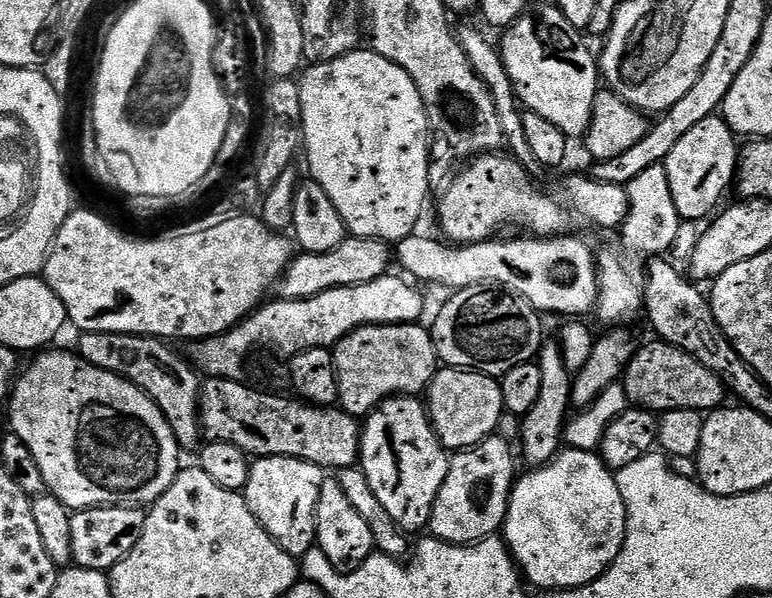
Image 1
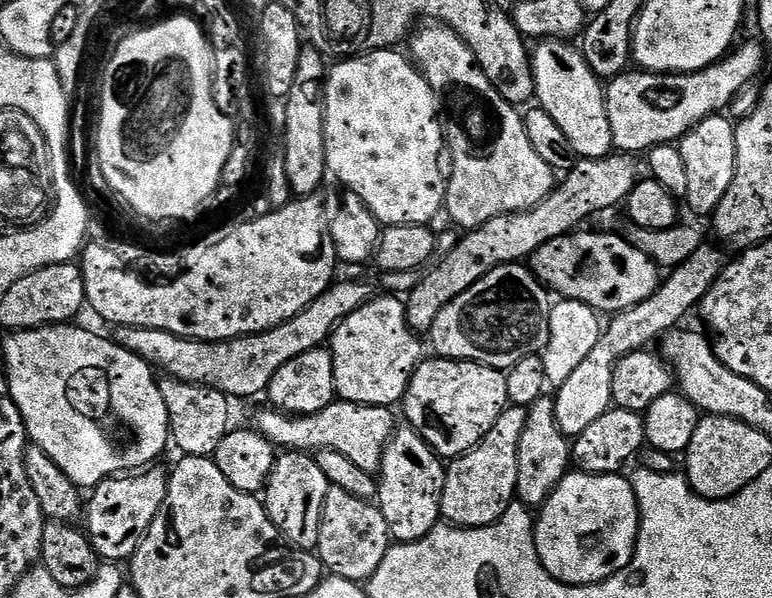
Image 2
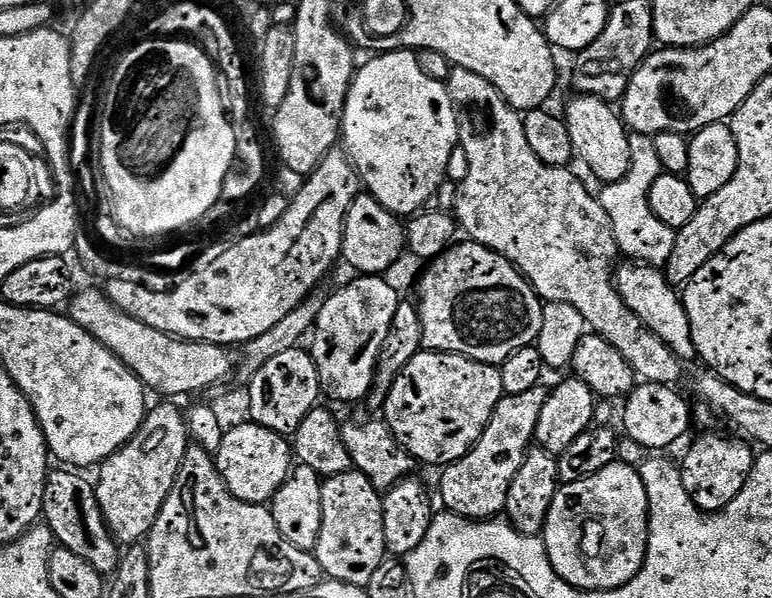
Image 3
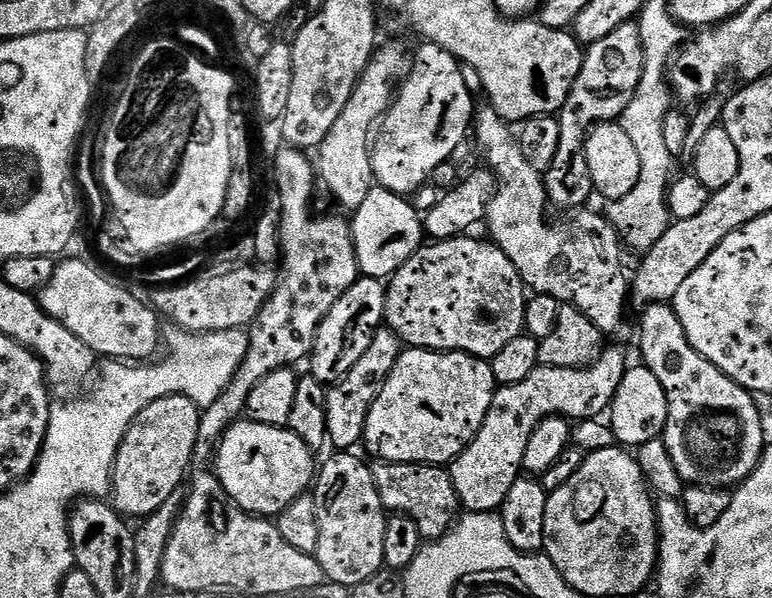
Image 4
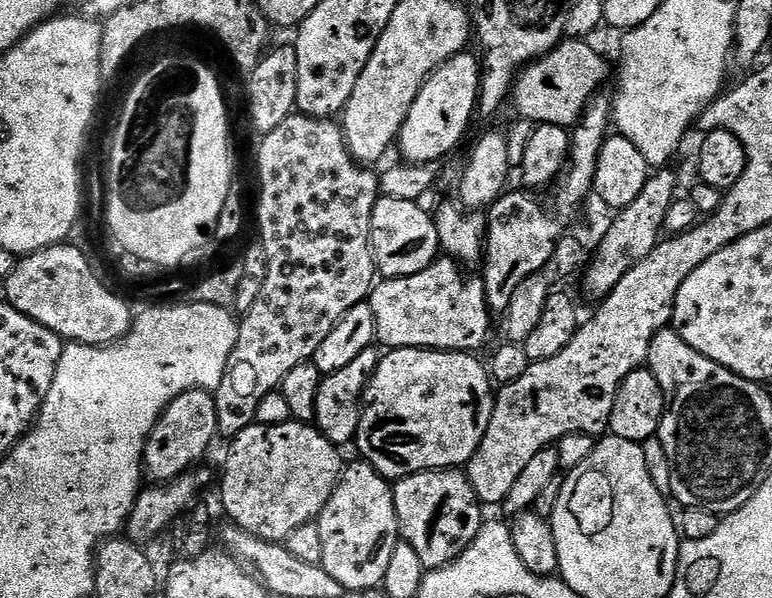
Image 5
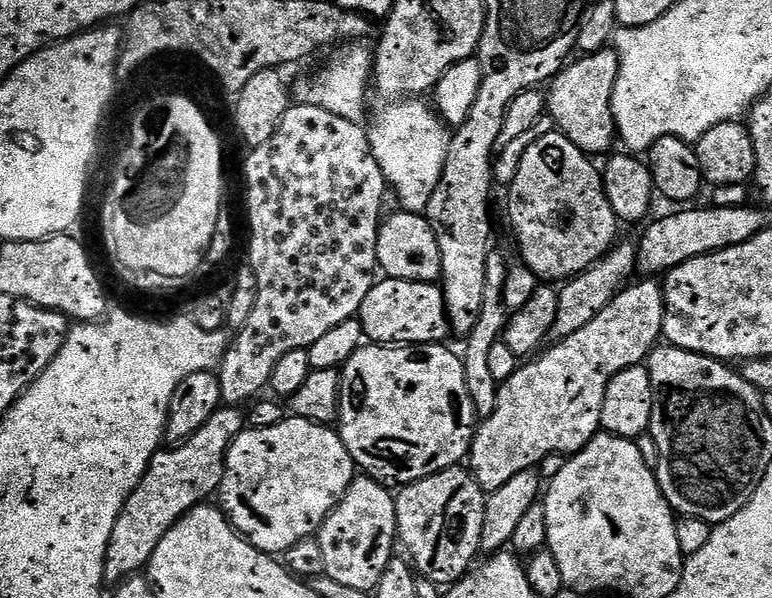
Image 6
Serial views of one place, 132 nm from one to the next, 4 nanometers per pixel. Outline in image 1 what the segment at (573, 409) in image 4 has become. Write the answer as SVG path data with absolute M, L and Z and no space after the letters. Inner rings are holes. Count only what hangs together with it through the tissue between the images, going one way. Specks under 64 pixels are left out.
M493 434L481 444L457 451L448 461L446 482L438 490L432 517L428 519L431 535L448 544L463 546L476 544L487 536L497 535L503 529L508 513L508 499L517 479L513 445L499 434Z

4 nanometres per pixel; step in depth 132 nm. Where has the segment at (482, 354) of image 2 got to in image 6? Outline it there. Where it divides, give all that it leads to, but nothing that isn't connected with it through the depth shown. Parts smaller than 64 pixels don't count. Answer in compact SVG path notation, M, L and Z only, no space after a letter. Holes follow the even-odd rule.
M381 279L372 285L358 313L365 337L385 346L444 344L450 336L444 289L439 283L423 284L409 280Z

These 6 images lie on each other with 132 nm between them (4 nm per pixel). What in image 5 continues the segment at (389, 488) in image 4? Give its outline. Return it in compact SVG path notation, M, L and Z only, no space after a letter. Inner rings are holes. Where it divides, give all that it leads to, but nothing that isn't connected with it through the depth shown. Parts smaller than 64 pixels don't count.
M437 470L404 476L395 481L392 497L400 527L400 540L414 546L414 550L417 552L418 558L422 558L422 566L426 570L445 568L447 564L455 562L468 549L470 542L474 542L474 538L480 533L481 524L486 520L485 509L482 507L480 499L474 494L467 475L460 470Z

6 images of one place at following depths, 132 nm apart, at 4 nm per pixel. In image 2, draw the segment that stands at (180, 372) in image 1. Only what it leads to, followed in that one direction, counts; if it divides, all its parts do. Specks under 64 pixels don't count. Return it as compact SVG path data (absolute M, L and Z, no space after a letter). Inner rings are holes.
M163 377L159 381L160 393L163 401L166 402L168 414L169 437L173 445L181 451L183 455L196 457L213 457L221 440L228 434L226 426L228 397L220 391L214 391L204 385L182 383L180 380L175 380L172 377Z

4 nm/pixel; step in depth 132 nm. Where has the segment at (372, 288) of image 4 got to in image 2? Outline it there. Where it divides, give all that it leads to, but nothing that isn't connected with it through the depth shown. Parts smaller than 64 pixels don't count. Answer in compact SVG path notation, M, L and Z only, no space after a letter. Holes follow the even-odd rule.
M380 296L377 300L375 298L369 298L360 308L354 310L352 314L347 316L345 320L340 321L330 337L330 351L334 364L334 382L336 383L337 397L342 400L349 400L355 404L369 404L370 406L382 406L383 408L399 405L404 399L405 390L408 389L408 379L412 377L412 373L415 372L417 363L421 359L420 344L415 339L419 340L414 335L412 329L408 327L406 304L401 297L400 300L396 296Z

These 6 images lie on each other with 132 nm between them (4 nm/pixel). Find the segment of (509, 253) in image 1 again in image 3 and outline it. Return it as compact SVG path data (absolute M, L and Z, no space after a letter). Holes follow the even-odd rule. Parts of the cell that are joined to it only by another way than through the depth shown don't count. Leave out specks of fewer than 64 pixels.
M624 262L617 267L614 279L620 297L630 306L630 310L634 310L634 314L642 318L644 325L654 334L658 334L658 338L662 338L666 346L670 346L670 350L680 361L697 359L696 348L692 345L690 318L684 309L681 293L668 281L667 275L661 269L650 264Z

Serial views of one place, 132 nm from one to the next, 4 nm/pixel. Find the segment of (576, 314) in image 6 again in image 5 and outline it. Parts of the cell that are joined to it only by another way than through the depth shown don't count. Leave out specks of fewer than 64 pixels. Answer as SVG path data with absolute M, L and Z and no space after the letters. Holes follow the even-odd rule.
M670 169L653 171L648 177L648 184L642 186L642 194L638 194L638 198L634 198L630 206L619 209L613 215L613 225L607 231L606 238L602 239L592 260L582 272L584 292L593 296L593 301L605 300L614 286L618 286L618 282L622 282L622 278L626 278L626 274L630 274L630 270L634 270L634 266L638 266L638 262L642 262L642 258L646 258L646 254L650 254L650 250L654 250L654 246L660 243L660 231L668 220L668 211L676 196L676 174Z

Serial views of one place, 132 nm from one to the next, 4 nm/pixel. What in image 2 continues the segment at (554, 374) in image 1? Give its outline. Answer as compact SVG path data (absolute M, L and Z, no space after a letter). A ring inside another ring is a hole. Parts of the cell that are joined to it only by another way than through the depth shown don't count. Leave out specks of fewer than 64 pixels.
M551 395L539 396L533 404L529 404L526 426L522 430L522 438L518 442L518 482L516 483L516 500L525 504L530 510L539 509L554 494L554 490L562 482L562 478L567 476L572 464L572 449L569 437L562 434L562 430L556 421L554 414L555 399Z

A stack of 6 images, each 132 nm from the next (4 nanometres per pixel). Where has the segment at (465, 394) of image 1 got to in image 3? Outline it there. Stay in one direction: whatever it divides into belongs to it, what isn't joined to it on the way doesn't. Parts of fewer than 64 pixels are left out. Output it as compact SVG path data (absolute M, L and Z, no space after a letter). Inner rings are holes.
M422 350L410 358L388 391L382 419L413 461L447 466L476 445L502 397L502 374L497 365L479 364L454 352Z

